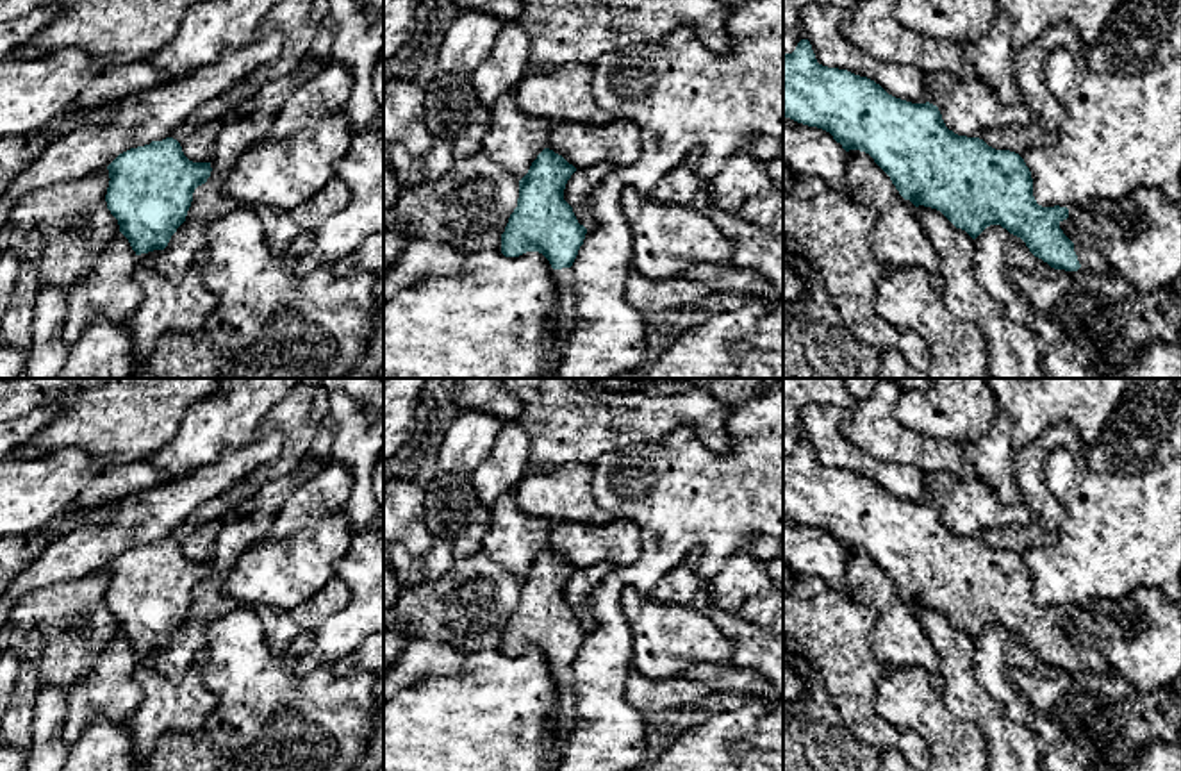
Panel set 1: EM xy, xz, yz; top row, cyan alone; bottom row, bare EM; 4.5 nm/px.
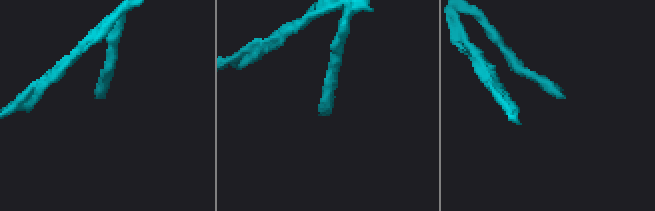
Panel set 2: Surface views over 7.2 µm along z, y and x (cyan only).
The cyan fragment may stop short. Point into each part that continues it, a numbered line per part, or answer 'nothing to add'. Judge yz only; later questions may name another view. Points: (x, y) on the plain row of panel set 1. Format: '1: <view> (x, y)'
1: yz (1090, 659)

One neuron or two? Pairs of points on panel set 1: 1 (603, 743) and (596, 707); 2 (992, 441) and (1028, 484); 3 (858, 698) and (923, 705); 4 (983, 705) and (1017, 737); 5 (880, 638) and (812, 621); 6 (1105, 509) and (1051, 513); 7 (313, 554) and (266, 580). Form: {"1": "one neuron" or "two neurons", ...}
{"1": "one neuron", "2": "two neurons", "3": "two neurons", "4": "one neuron", "5": "two neurons", "6": "two neurons", "7": "one neuron"}

